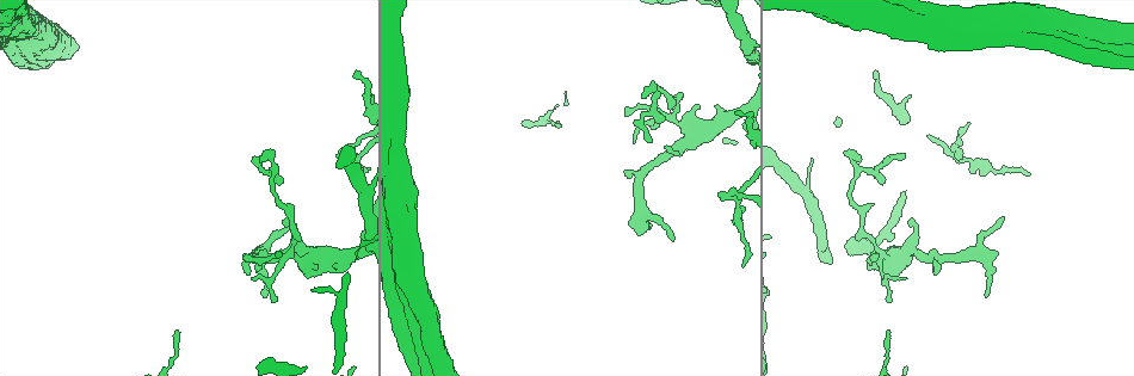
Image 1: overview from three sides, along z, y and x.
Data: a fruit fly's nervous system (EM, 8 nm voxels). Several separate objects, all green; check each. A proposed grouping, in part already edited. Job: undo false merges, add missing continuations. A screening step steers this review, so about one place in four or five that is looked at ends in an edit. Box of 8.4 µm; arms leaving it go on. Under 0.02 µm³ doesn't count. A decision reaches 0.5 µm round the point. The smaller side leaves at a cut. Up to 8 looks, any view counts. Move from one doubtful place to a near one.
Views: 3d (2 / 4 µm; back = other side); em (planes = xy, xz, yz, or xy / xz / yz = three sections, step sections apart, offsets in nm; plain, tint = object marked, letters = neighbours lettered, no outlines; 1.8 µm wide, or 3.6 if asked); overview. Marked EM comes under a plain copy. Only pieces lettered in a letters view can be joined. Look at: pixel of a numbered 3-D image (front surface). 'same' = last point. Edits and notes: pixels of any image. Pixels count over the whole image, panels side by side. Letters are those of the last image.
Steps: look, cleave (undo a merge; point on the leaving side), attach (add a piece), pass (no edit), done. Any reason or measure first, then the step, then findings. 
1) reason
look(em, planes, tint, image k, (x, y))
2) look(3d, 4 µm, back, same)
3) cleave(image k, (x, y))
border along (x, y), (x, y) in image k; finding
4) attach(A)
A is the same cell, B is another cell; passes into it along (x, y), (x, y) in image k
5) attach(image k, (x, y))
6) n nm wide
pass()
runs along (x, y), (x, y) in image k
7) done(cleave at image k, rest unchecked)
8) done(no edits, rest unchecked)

free end
look(em, 3.6 µm, yz, step 16, letters, image 1, (987, 294))

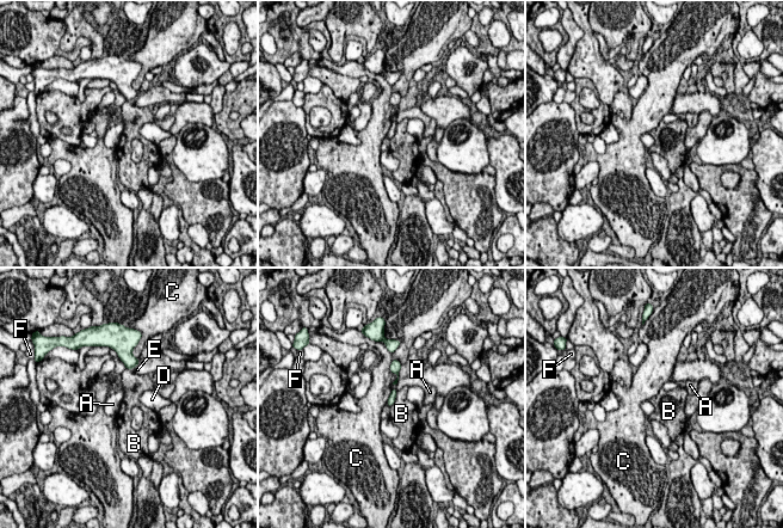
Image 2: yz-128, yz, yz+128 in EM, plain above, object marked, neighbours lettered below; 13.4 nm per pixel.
pass()
A, B, C, D, E and F are other cells; border along (396, 391), (394, 403), (389, 407) in image 2; none of them fits

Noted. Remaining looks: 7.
branch point
look(3d, 4 µm, image 1, (961, 157))

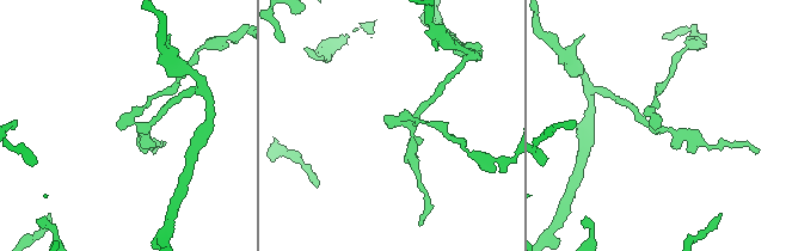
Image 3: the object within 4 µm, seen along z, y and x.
now the EM
look(em, planes, letters, image 3, (656, 126))

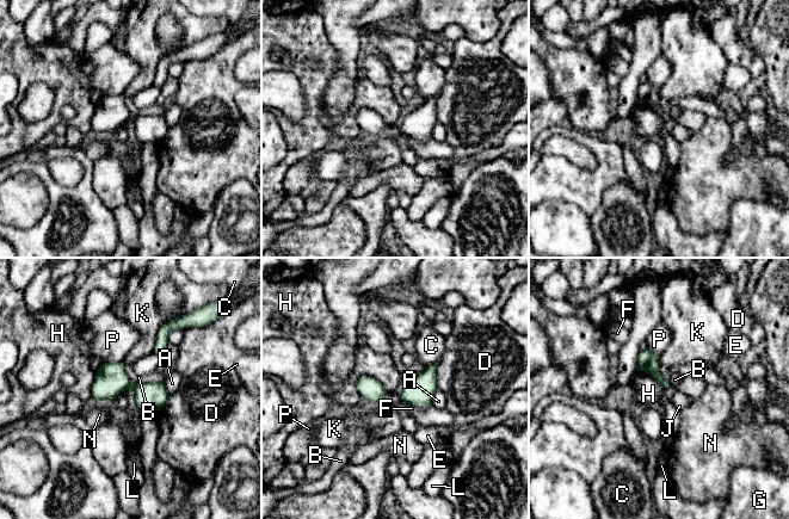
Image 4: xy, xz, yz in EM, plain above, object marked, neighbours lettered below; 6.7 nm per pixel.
cleave(image 4, (647, 360))
A, B, C, D, E, F, G, H, J, K, L, N and P are other cells; border along (657, 368), (651, 372) in image 4; two neurons meet here

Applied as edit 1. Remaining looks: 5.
sharp bend
look(em, 3.6 µm, planes, letters, image 1, (402, 284))

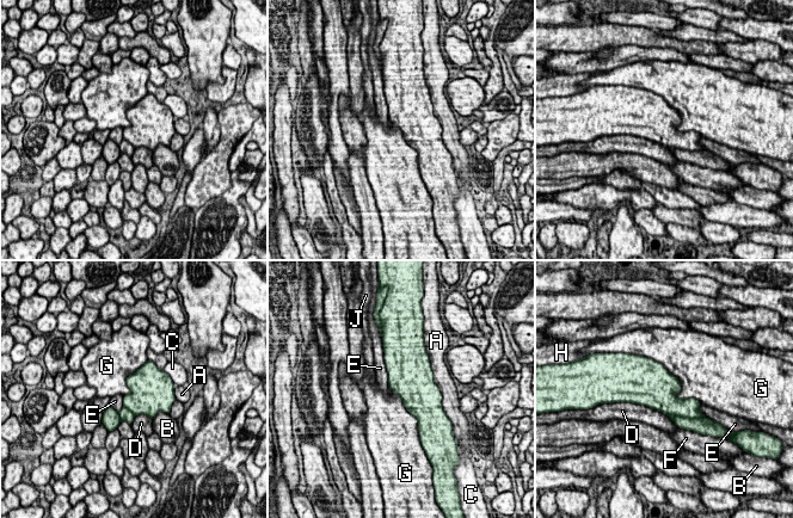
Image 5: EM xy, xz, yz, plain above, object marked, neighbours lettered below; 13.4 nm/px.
cleave(image 5, (701, 425))
A, B, C, D, E, F, G, H and J are other cells; border along (668, 414), (702, 418) in image 5; a second neuron is stuck on

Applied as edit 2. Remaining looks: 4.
done(cleave at image 4, cleave at image 5, rest unchecked)

